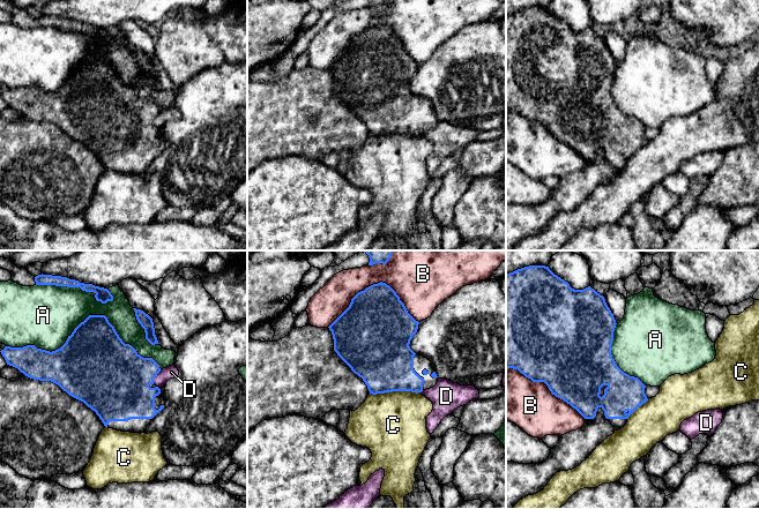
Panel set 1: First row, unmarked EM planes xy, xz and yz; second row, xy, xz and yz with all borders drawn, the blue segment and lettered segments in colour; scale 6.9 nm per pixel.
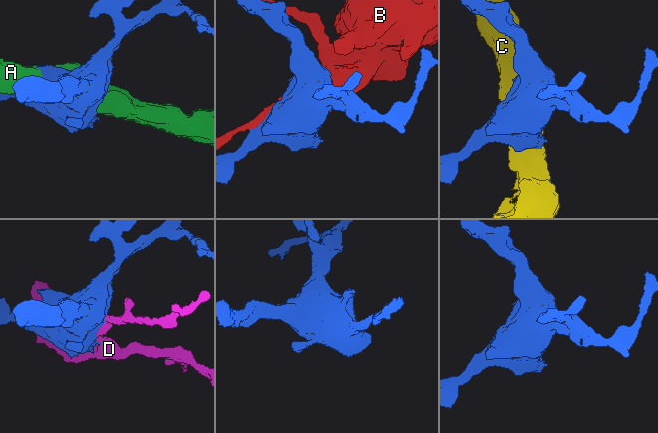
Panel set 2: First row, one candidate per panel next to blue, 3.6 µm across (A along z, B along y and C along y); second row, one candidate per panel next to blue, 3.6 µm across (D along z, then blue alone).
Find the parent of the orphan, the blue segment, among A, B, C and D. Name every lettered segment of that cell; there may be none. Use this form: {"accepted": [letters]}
{"accepted": []}

